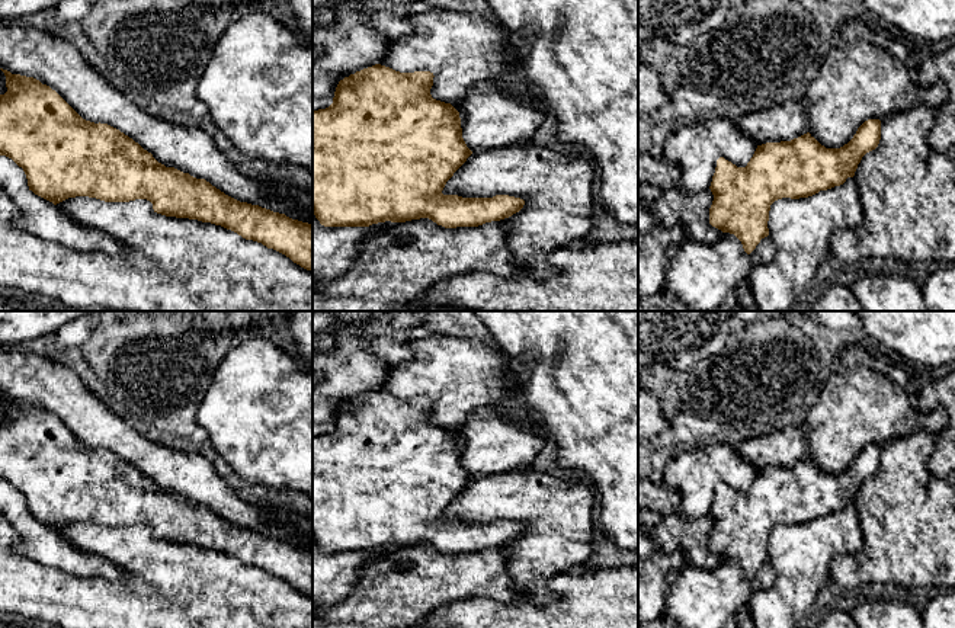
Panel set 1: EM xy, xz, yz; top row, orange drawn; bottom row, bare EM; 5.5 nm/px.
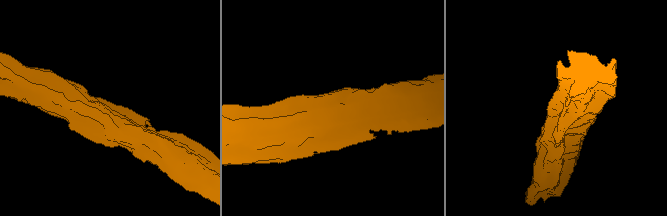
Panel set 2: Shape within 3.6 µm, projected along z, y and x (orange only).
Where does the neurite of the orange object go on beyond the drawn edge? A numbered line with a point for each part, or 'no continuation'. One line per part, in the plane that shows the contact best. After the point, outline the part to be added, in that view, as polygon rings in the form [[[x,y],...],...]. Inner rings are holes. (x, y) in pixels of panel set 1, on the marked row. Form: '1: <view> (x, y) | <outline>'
no continuation

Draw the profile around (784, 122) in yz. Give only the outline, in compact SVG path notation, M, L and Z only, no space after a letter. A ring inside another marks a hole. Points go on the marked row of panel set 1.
M794 100L749 112L737 125L756 145L791 141L808 132L805 109Z

